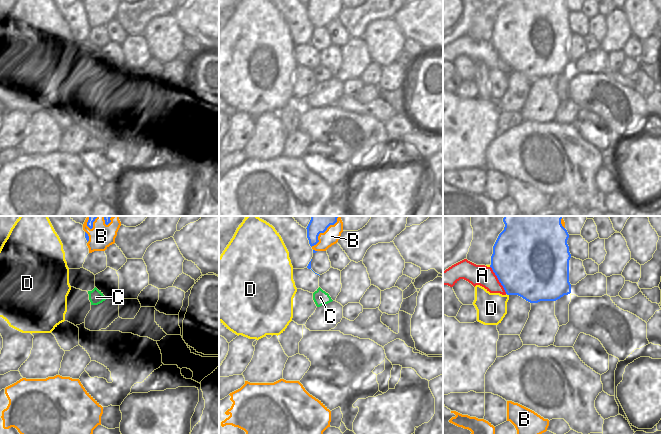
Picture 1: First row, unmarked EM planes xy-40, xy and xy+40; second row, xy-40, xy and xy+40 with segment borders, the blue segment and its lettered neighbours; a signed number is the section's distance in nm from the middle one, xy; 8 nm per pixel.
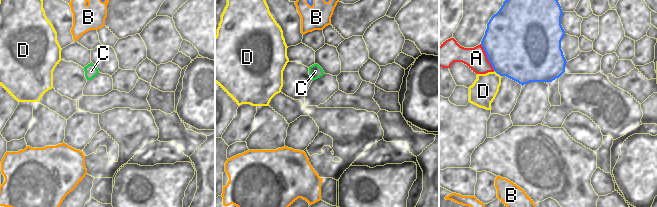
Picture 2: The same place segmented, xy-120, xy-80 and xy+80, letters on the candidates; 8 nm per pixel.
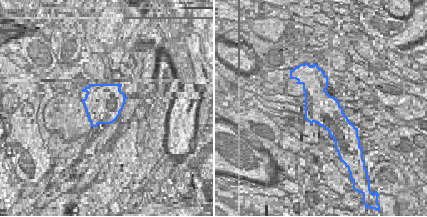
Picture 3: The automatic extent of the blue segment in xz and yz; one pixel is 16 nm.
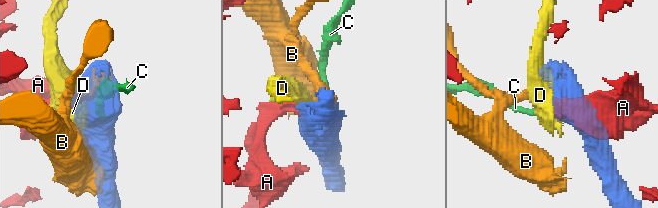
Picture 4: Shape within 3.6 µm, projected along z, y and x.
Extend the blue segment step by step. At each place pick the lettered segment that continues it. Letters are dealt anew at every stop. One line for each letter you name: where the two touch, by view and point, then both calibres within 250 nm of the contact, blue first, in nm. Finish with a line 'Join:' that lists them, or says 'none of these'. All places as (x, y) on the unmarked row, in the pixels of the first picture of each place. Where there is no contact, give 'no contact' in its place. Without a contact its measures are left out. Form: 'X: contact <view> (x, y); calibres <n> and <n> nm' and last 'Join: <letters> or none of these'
D: contact xy+40 (507, 70); calibres 440 and 240 nm
Join: D

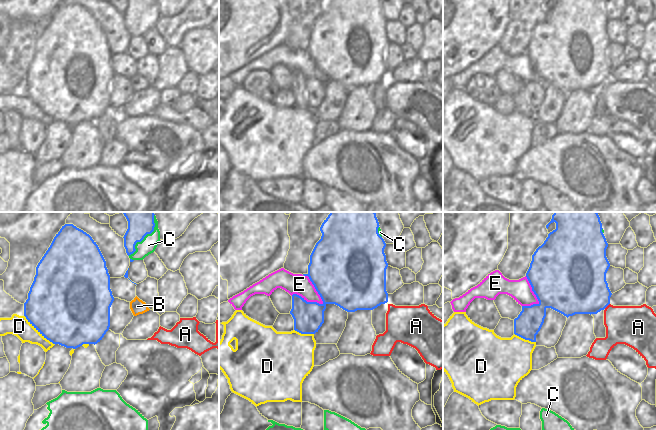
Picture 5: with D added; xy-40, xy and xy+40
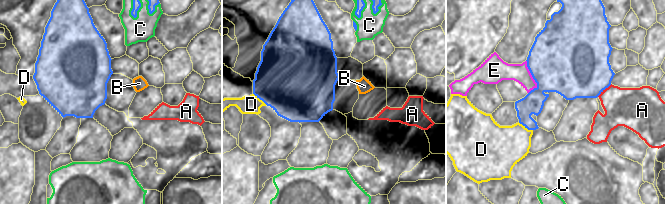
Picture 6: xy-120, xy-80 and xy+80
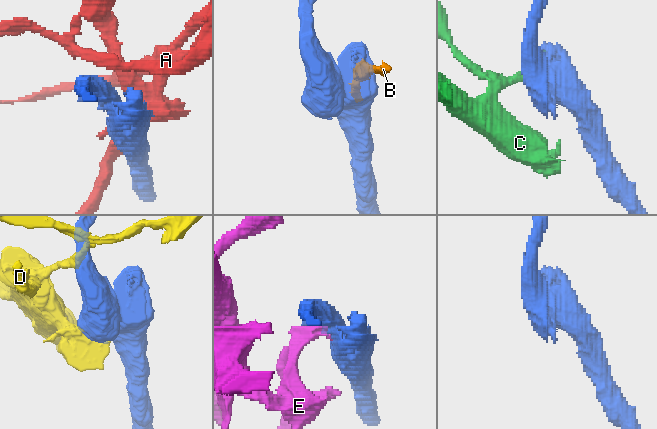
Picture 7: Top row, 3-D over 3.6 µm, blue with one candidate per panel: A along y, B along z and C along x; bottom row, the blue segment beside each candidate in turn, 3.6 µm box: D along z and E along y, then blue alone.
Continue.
Join: none of these

